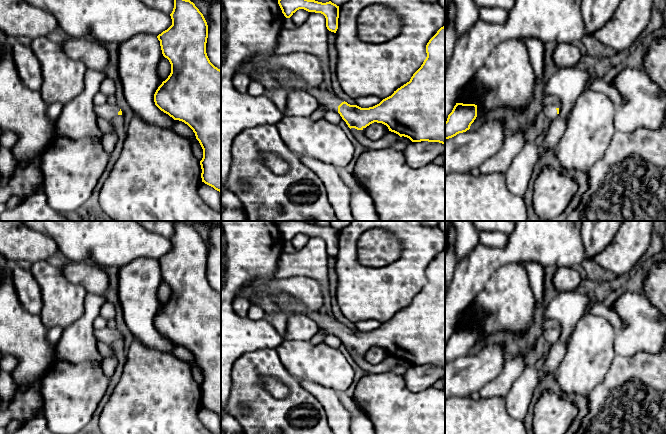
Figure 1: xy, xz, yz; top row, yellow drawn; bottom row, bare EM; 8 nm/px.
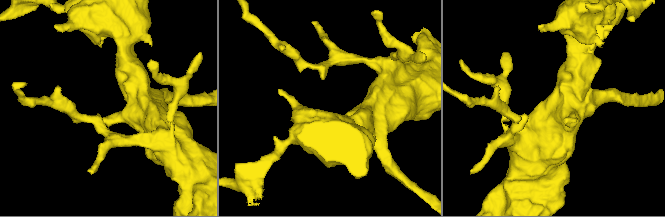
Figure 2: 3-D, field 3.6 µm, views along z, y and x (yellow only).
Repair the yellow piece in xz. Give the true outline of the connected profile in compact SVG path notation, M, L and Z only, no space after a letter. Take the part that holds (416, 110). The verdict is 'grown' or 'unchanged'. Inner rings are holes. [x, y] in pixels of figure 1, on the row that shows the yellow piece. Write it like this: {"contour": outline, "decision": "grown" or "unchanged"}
{"contour": "M445 25L429 40L426 45L427 57L421 67L413 74L410 81L383 99L379 104L361 108L350 105L343 99L321 87L310 87L301 78L286 69L276 69L273 77L288 86L303 88L316 97L319 104L338 112L348 127L355 128L362 134L370 124L377 122L386 125L389 131L412 142L439 142L445 144Z", "decision": "grown"}

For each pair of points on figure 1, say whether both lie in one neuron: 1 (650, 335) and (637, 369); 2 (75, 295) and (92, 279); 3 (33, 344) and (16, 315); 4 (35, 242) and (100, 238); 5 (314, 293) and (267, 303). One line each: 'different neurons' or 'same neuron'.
1: different neurons
2: different neurons
3: same neuron
4: different neurons
5: same neuron

